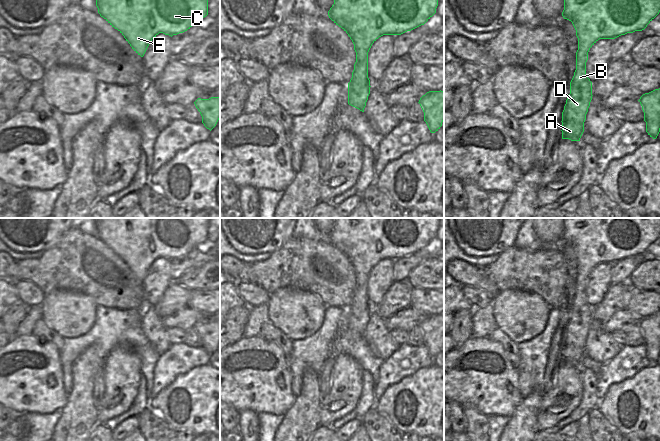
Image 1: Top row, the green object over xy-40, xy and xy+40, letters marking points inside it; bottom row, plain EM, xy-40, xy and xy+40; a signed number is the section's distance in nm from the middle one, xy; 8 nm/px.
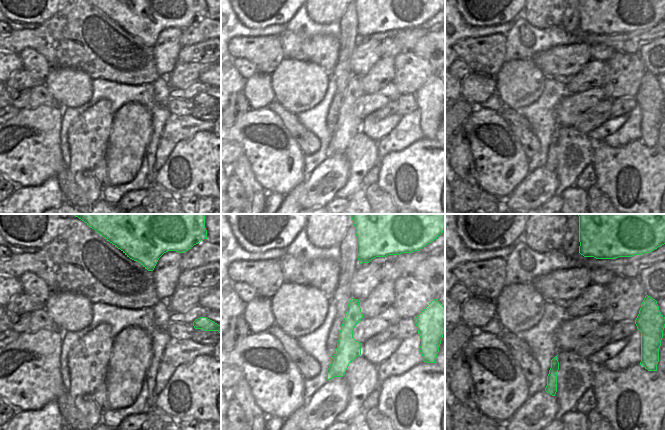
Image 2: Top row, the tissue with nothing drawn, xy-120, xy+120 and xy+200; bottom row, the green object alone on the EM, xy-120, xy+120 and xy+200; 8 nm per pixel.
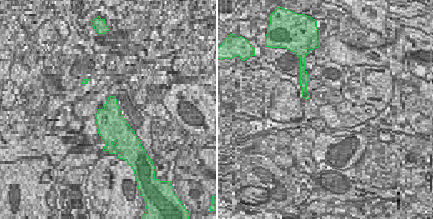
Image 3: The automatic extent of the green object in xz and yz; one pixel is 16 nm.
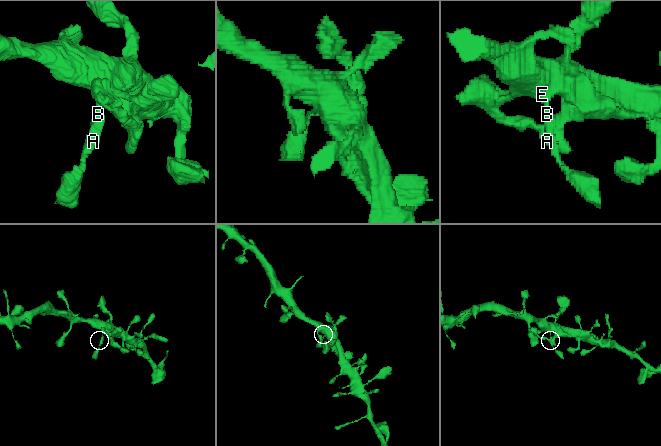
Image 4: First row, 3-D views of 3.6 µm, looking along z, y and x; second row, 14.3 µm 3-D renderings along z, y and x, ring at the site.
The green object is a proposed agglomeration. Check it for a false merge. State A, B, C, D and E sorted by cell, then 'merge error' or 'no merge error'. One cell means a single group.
A B C D E | no merge error

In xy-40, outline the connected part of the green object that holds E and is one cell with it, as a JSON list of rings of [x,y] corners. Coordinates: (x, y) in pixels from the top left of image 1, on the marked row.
[[[96,0],[98,13],[117,29],[141,57],[159,34],[173,36],[190,29],[208,15],[208,0]]]

